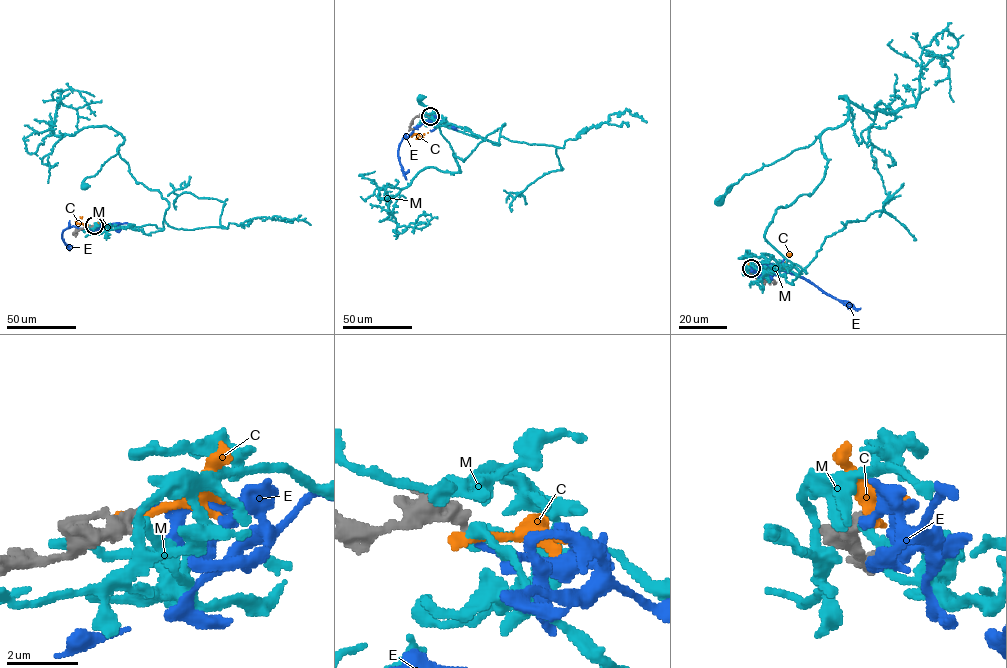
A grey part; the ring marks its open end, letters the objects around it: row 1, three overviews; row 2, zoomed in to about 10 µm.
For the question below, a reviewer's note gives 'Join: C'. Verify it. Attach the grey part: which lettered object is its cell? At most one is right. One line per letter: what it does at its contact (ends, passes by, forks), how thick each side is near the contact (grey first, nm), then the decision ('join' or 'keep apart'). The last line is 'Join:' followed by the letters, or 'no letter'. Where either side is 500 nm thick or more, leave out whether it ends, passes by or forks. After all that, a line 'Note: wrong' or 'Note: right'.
C: it ends | 340/280 nm | keep apart
E: it ends | 260/160 nm | join
M: it passes by | 400/220 nm | keep apart
Join: E
Note: wrong

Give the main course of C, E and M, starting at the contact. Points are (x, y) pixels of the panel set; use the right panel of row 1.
C: (750, 268), (765, 278), (780, 275), (785, 268), (782, 265), (765, 273)
E: (751, 268), (767, 265), (767, 270), (761, 278), (786, 269), (860, 308)
M: (750, 268), (802, 273), (765, 231), (779, 207), (810, 195), (824, 176), (821, 134), (718, 199)

